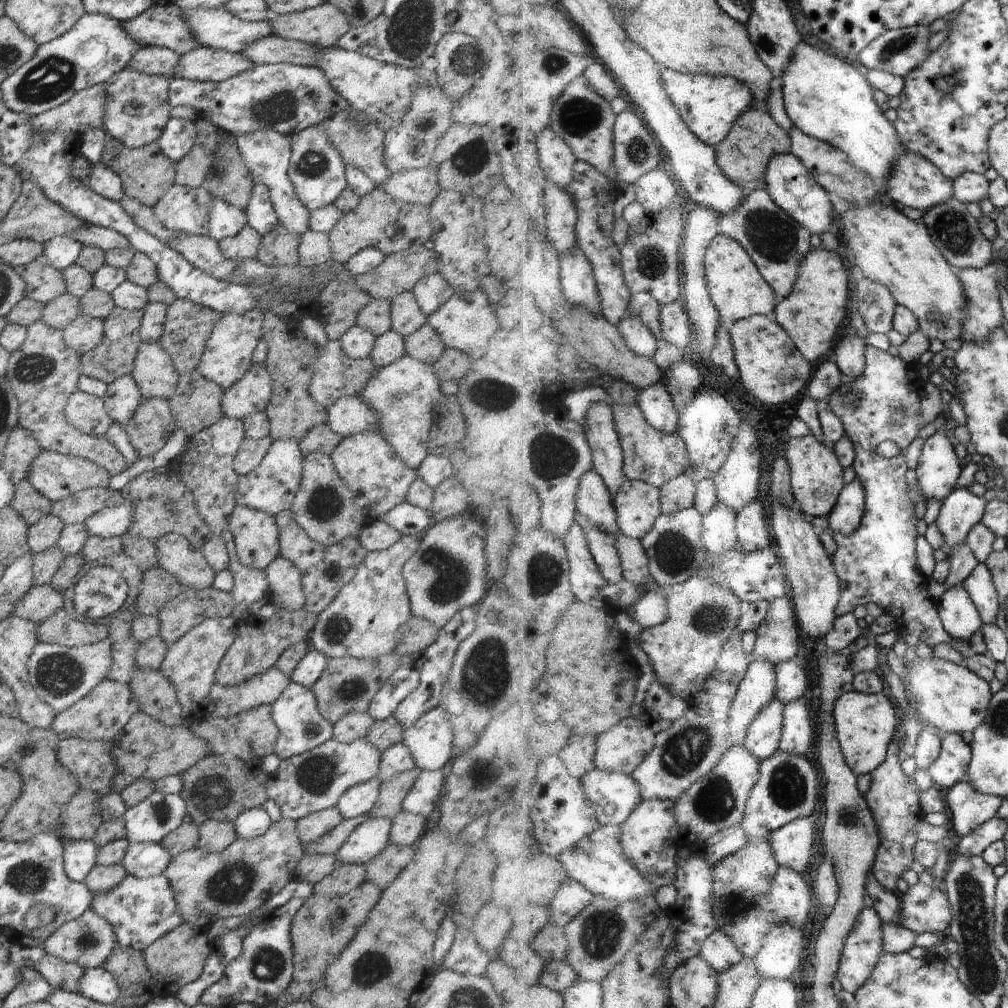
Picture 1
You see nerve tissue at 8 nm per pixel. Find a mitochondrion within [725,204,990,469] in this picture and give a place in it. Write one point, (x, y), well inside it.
(951, 227)

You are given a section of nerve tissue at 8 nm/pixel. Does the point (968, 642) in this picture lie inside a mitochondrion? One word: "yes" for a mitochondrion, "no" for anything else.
no

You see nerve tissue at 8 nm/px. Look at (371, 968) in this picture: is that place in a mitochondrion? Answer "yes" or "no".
yes

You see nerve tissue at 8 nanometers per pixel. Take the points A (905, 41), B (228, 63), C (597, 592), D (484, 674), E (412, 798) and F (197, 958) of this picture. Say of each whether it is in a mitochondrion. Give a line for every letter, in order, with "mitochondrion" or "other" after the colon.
A: mitochondrion
B: other
C: other
D: mitochondrion
E: other
F: other

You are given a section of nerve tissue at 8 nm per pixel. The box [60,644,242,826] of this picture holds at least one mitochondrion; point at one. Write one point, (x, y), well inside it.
(206, 796)

